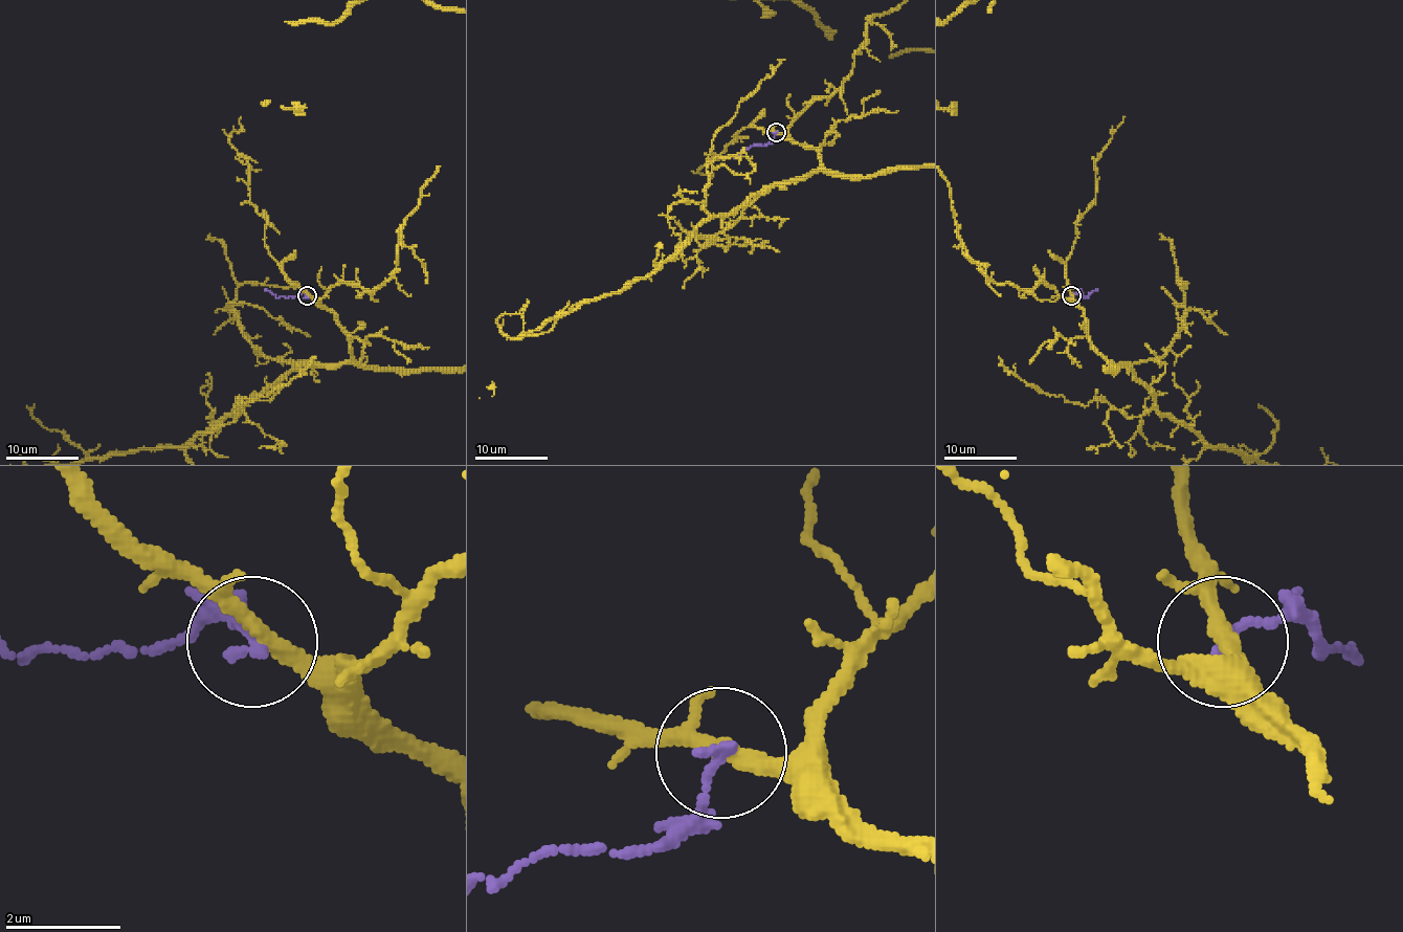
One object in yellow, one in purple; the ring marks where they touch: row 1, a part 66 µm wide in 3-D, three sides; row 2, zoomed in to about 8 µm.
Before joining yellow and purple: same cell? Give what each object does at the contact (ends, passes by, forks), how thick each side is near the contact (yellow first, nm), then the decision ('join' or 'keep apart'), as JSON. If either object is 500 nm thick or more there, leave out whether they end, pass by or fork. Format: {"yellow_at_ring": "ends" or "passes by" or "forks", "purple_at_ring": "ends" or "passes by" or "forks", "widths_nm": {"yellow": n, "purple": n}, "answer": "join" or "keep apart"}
{"yellow_at_ring": "passes by", "purple_at_ring": "ends", "widths_nm": {"yellow": 280, "purple": 190}, "answer": "keep apart"}

